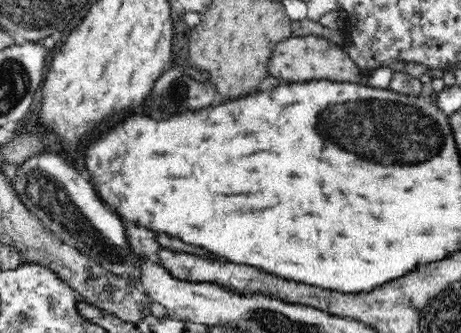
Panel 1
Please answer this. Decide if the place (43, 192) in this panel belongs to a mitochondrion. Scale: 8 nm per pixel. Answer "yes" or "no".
yes

